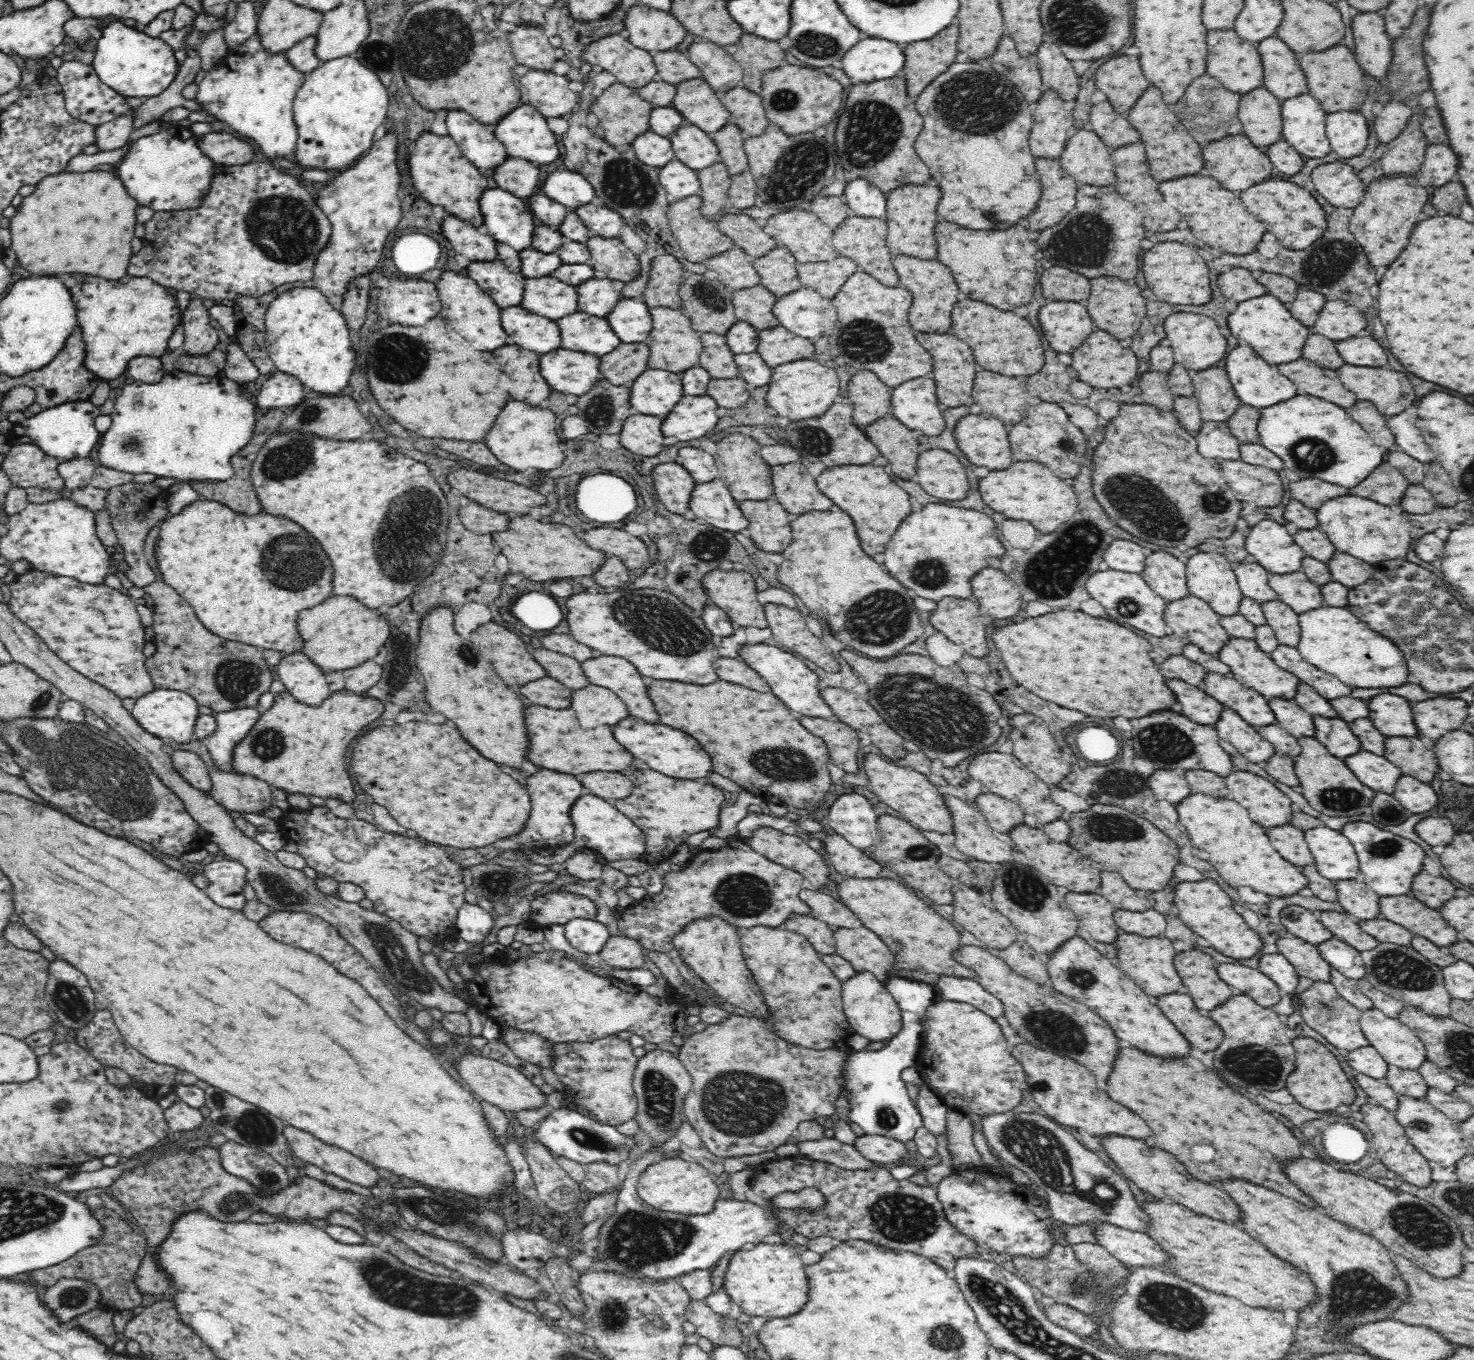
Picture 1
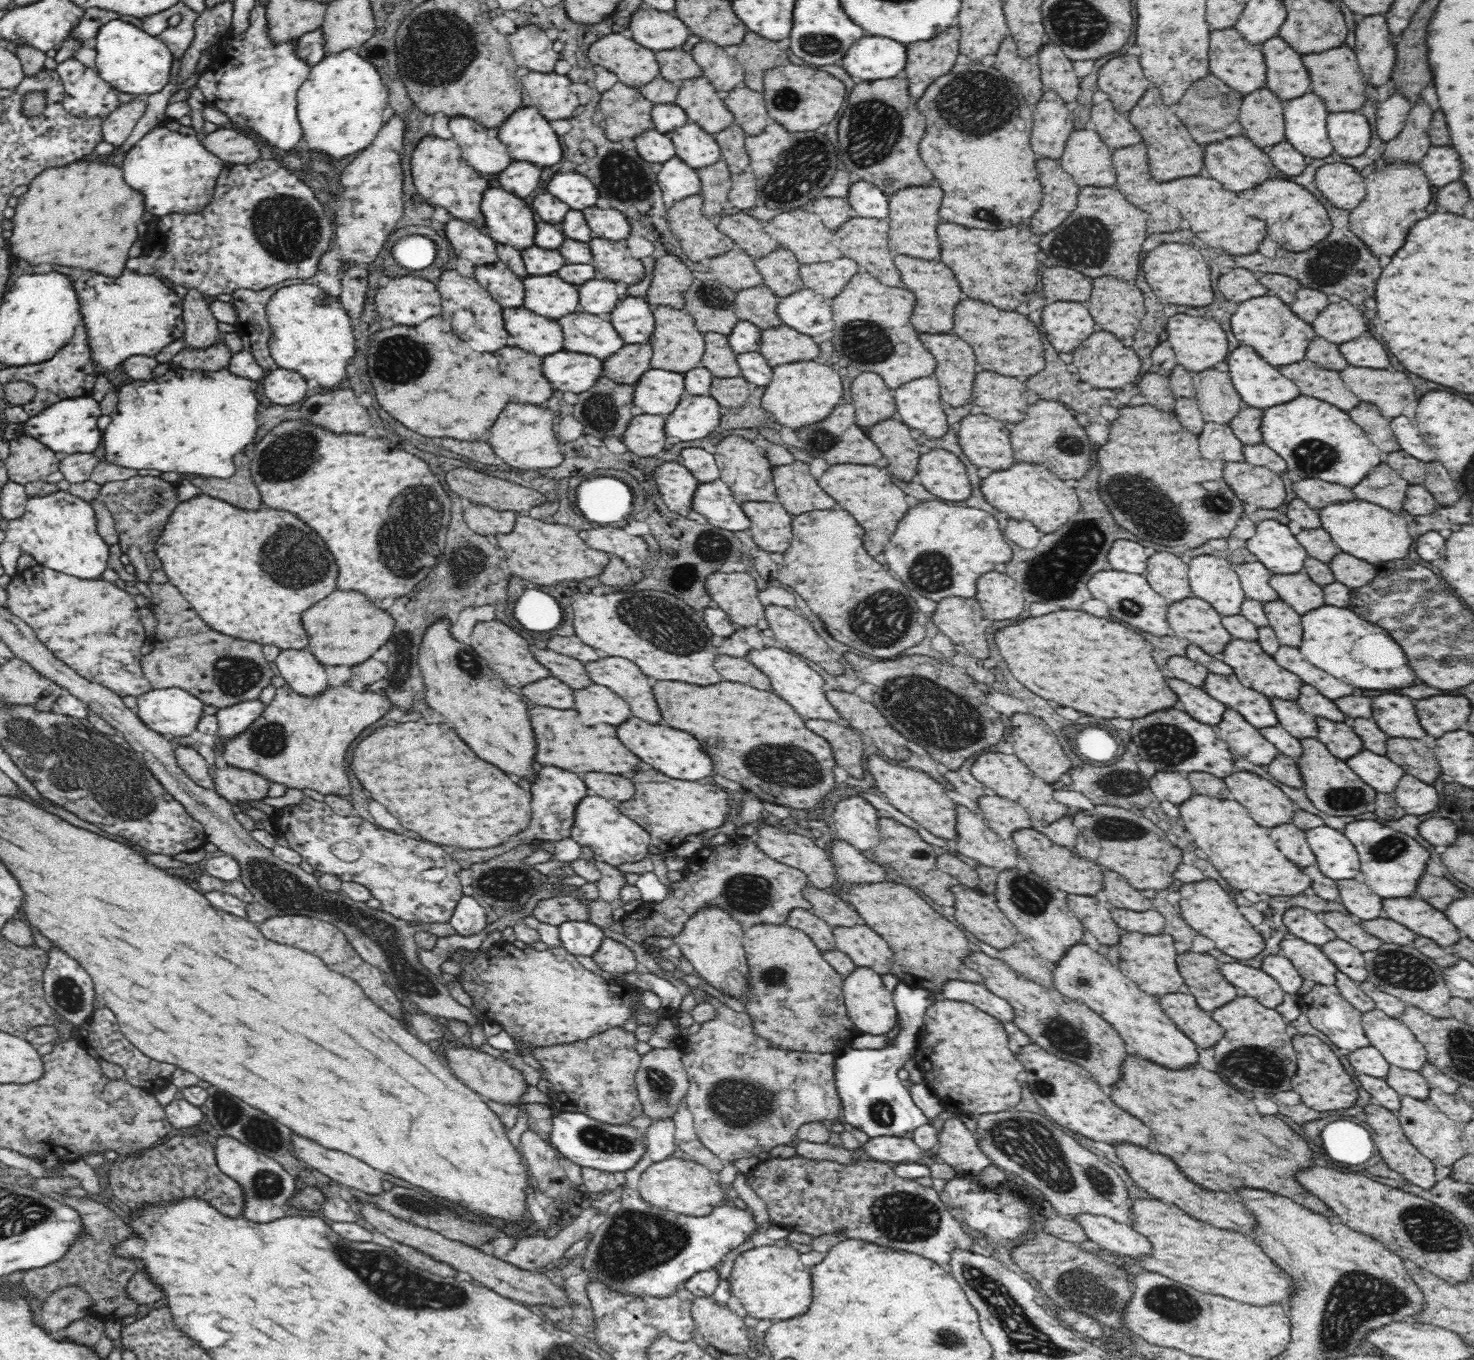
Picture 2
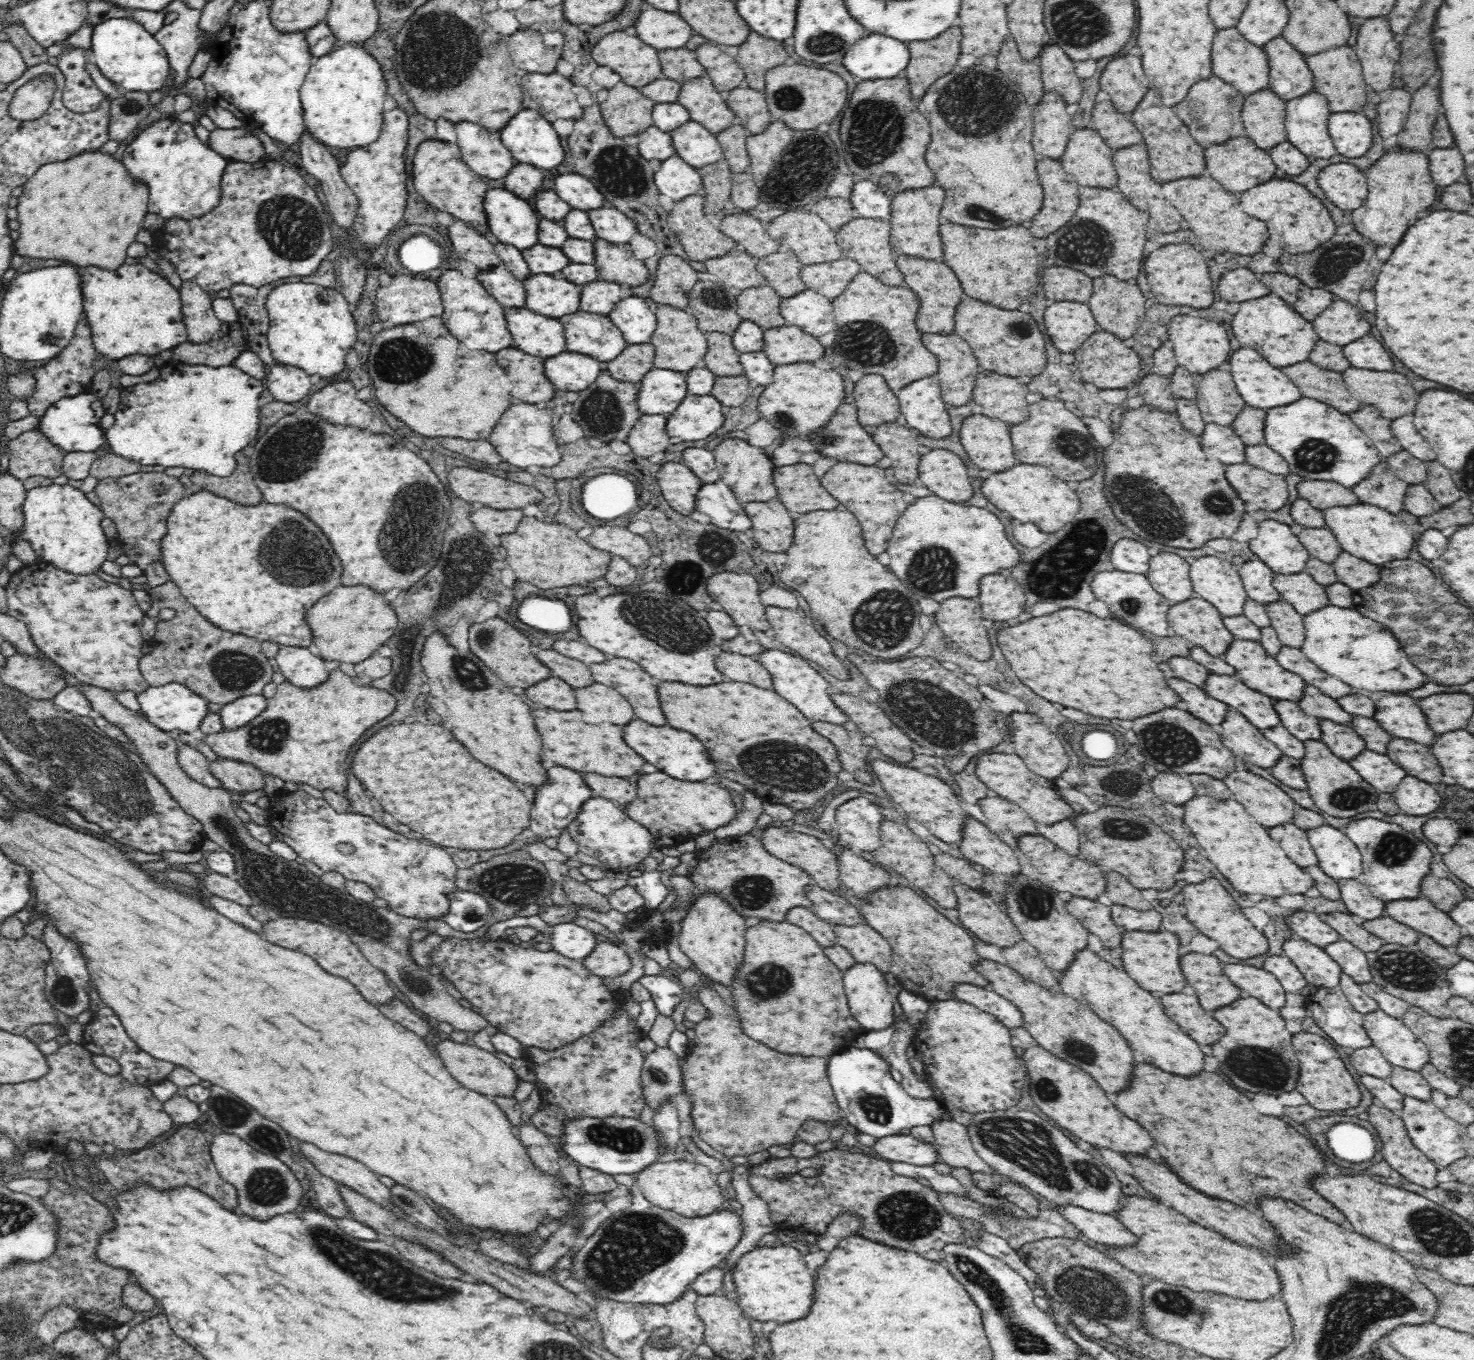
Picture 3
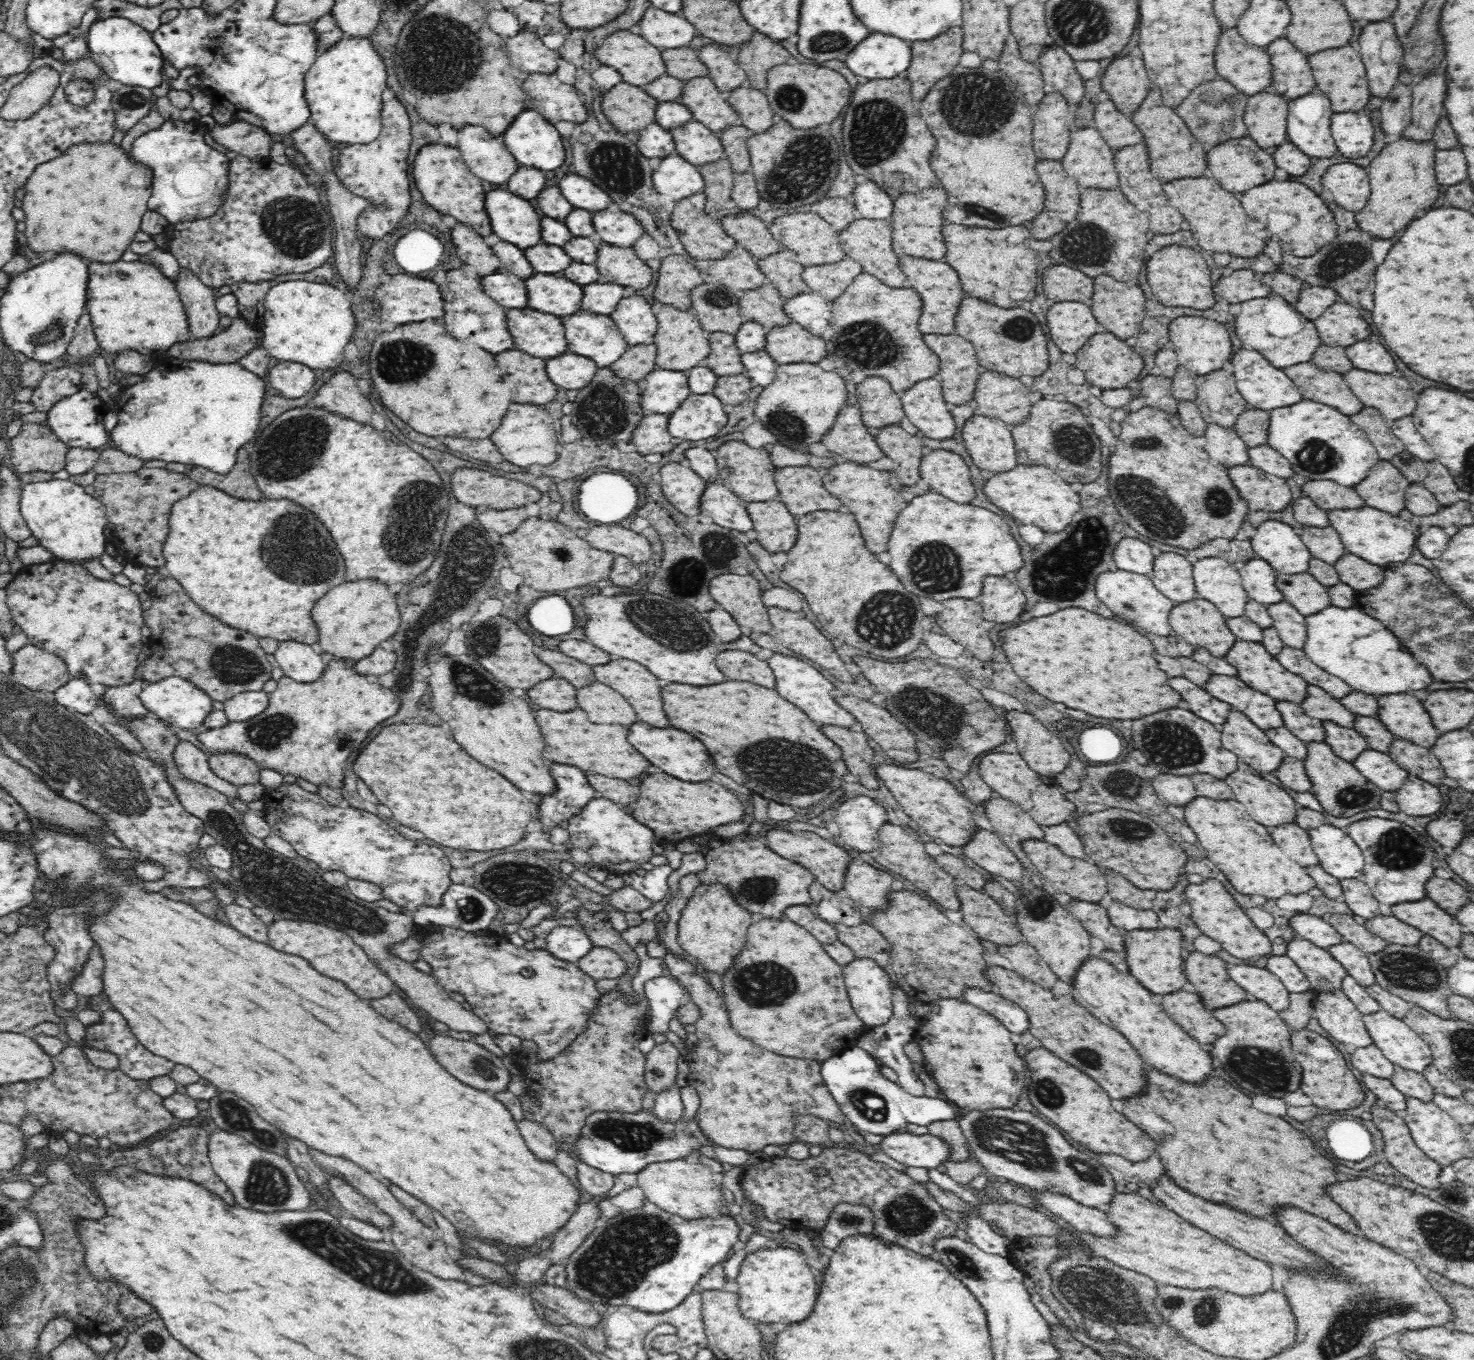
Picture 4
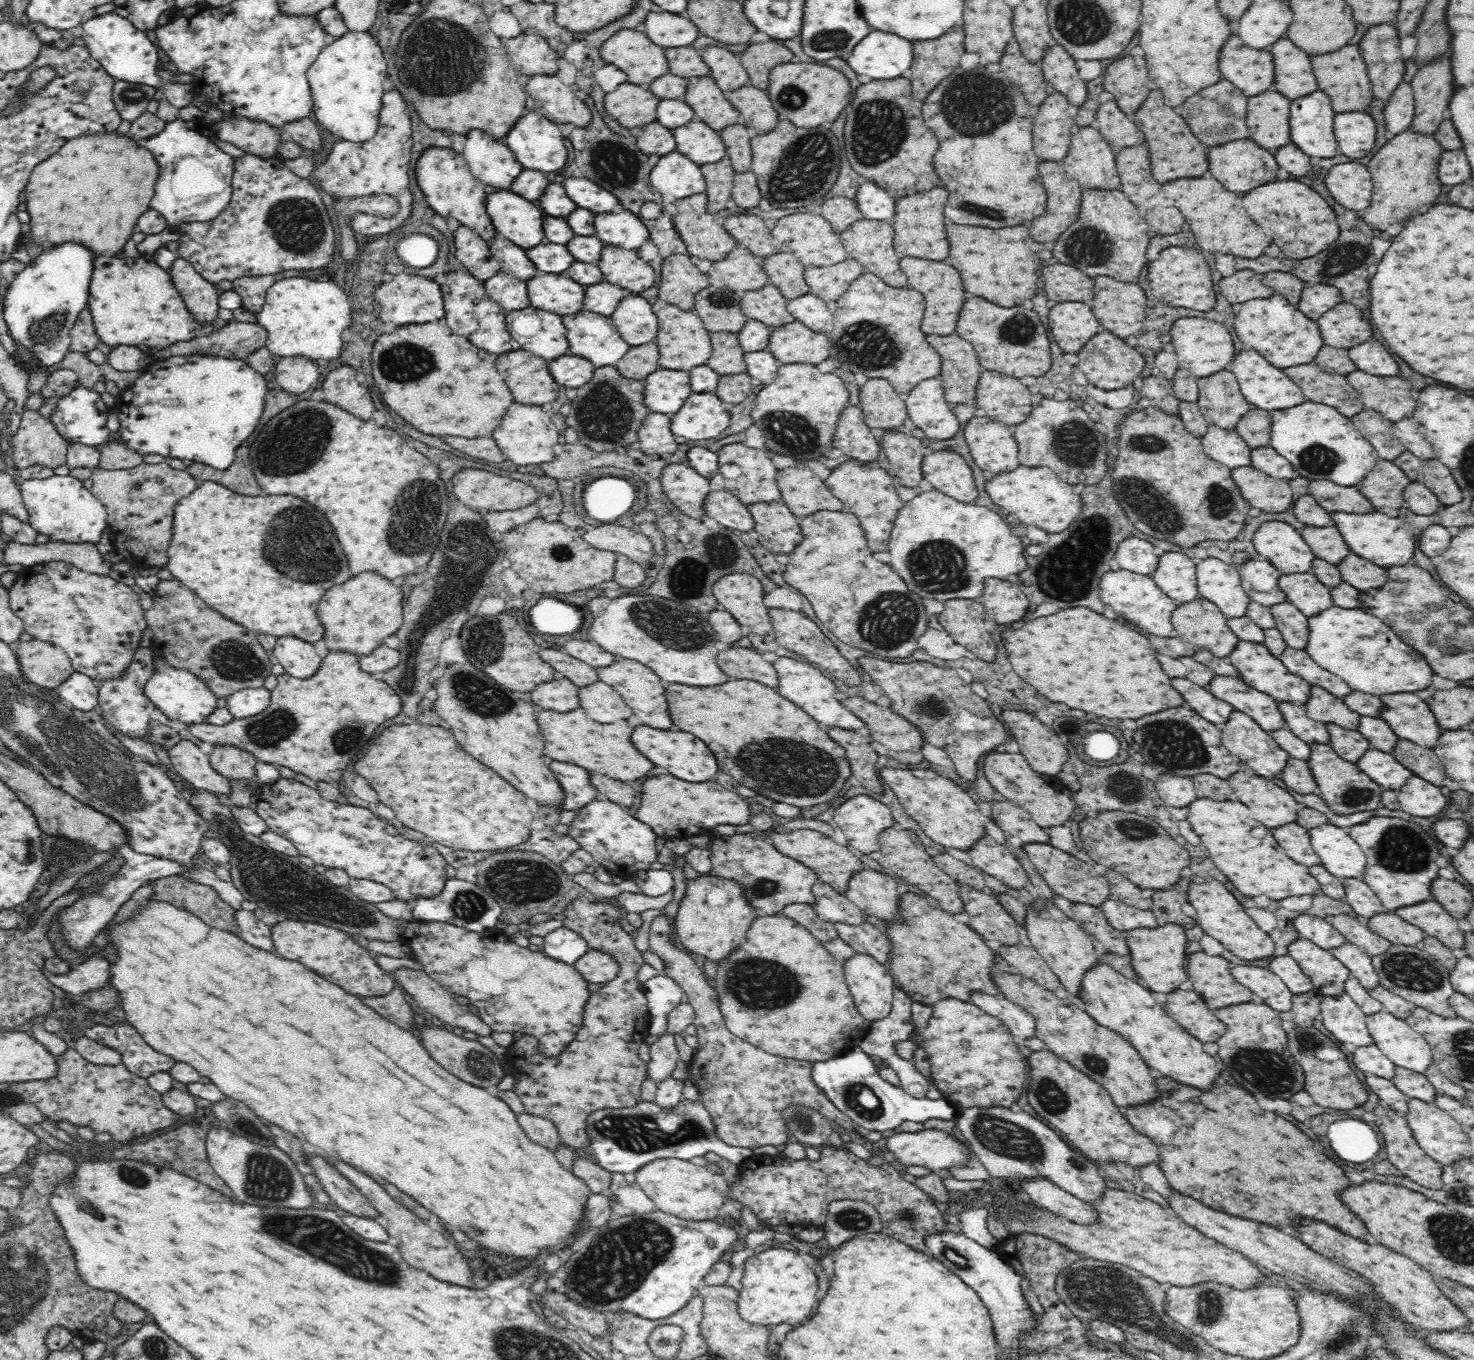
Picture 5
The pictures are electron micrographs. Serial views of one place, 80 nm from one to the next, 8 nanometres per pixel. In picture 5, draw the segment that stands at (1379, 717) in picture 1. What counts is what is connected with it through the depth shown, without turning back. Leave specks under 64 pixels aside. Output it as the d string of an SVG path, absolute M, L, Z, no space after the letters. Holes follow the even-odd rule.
M1384 694L1382 702L1380 716L1400 738L1434 748L1438 738L1446 732L1438 726L1430 706L1416 694Z

